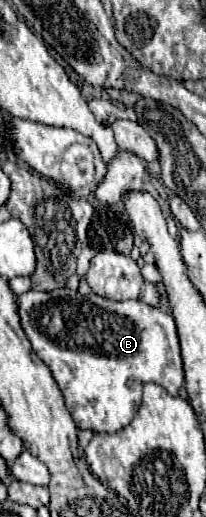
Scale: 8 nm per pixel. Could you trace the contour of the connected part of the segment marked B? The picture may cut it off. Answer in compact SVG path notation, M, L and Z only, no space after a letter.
M39 291L17 295L17 311L21 327L33 345L33 351L51 369L51 375L57 381L65 405L73 415L77 427L91 429L95 433L117 433L125 425L129 425L139 411L141 391L145 383L157 383L165 387L169 395L179 395L179 389L185 381L179 337L171 313L159 307L151 307L143 301L109 301L97 295L93 299L95 301L91 305L99 307L105 327L101 347L93 351L61 347L33 325L33 311L43 305Z

